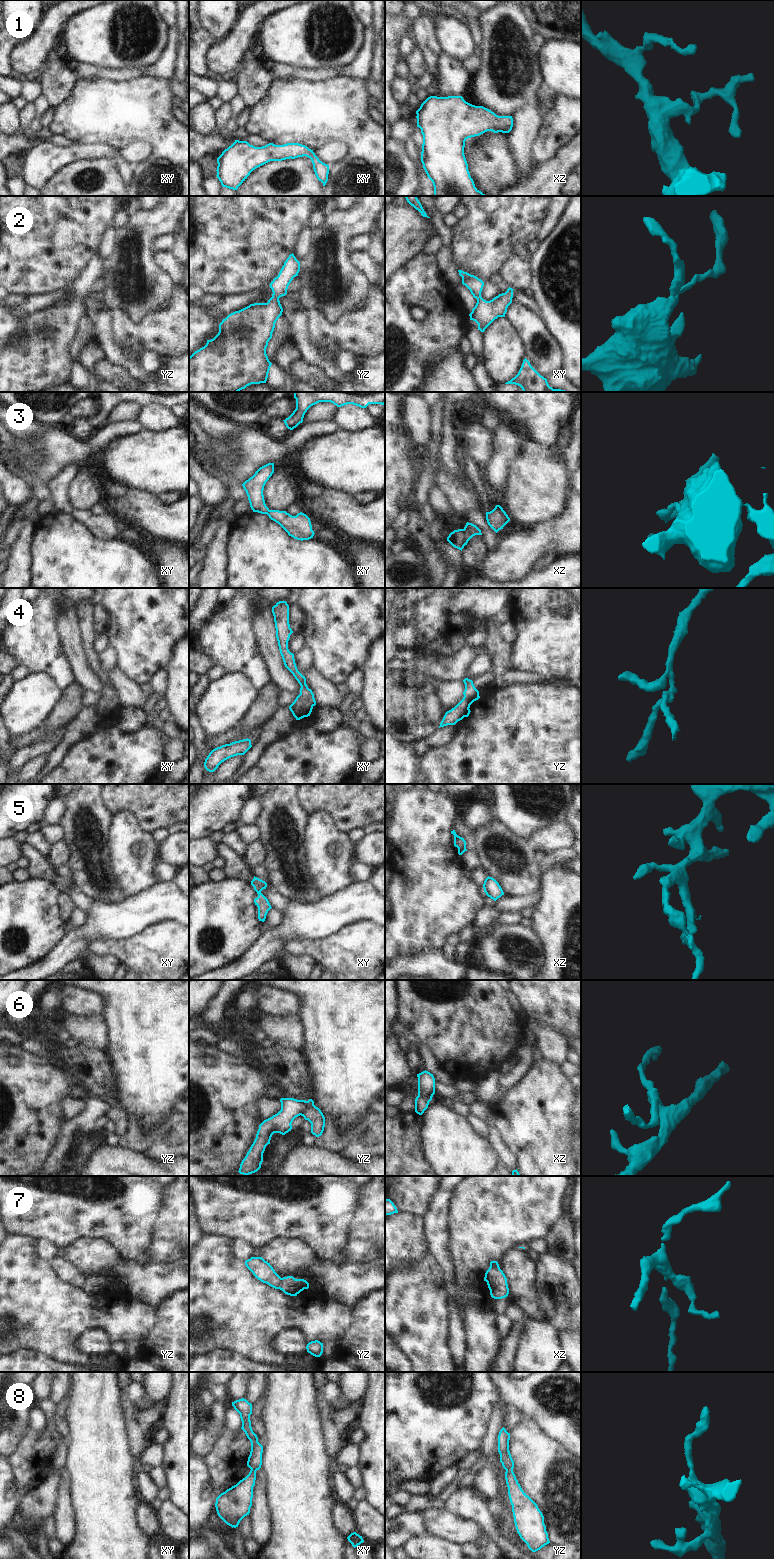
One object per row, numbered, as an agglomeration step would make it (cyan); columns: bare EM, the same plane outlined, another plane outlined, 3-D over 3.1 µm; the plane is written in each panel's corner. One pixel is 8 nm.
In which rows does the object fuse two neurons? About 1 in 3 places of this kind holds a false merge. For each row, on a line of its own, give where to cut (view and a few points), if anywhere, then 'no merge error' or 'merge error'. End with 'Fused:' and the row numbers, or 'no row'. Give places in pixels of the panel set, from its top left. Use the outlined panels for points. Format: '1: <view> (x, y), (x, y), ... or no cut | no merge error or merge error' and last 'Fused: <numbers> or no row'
1: no cut | no merge error
2: no cut | no merge error
3: xz (462, 529), (465, 544) | merge error
4: no cut | no merge error
5: xy (257, 891), (260, 892) | merge error
6: yz (313, 1103), (309, 1103), (300, 1114) | merge error
7: yz (282, 1278), (278, 1288) | merge error
8: no cut | no merge error
Fused: 3, 5, 6, 7

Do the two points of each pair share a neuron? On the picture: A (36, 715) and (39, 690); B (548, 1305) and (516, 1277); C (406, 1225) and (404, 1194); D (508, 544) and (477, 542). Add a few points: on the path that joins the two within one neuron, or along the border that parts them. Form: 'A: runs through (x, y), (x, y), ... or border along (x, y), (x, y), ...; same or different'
A: runs through (36, 709), (36, 696); same
B: border along (537, 1271), (536, 1302), (545, 1317); different
C: border along (398, 1211), (412, 1213), (421, 1217); different
D: border along (488, 552), (472, 570); different

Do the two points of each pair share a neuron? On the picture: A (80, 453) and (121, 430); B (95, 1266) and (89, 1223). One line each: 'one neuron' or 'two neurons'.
A: one neuron
B: two neurons

